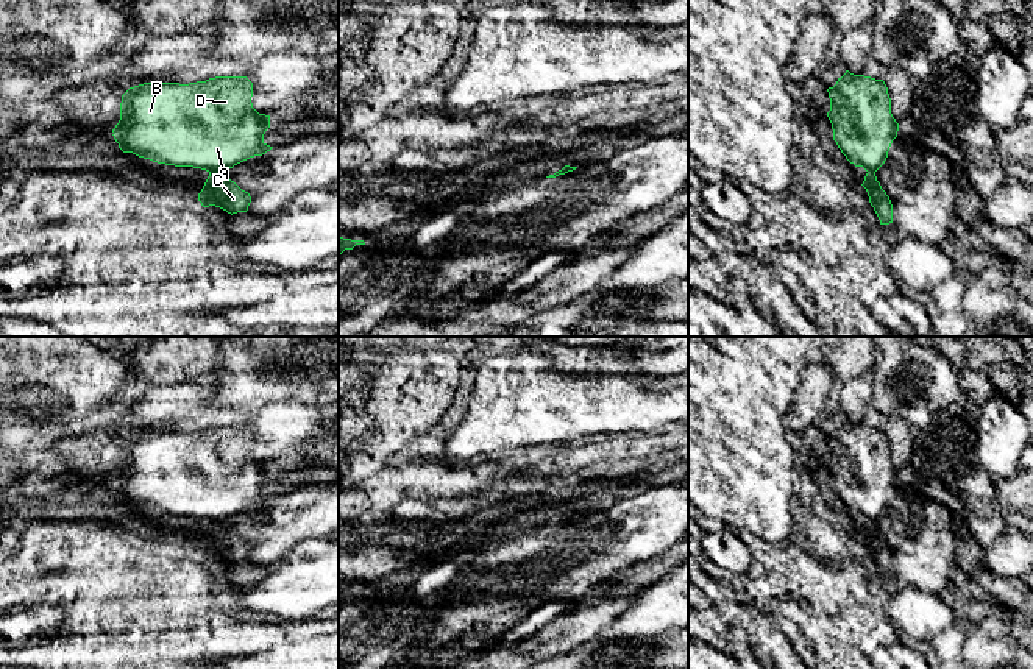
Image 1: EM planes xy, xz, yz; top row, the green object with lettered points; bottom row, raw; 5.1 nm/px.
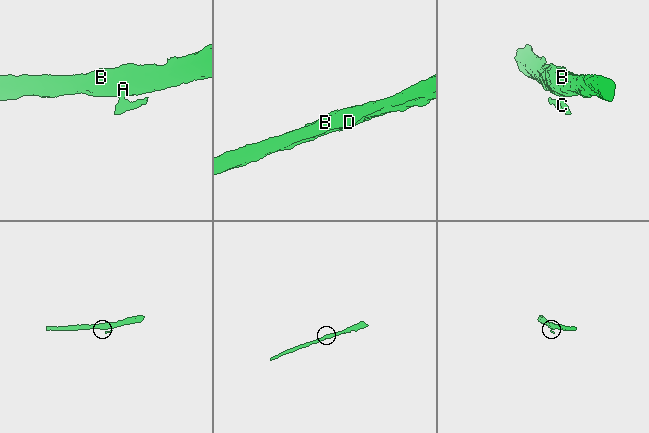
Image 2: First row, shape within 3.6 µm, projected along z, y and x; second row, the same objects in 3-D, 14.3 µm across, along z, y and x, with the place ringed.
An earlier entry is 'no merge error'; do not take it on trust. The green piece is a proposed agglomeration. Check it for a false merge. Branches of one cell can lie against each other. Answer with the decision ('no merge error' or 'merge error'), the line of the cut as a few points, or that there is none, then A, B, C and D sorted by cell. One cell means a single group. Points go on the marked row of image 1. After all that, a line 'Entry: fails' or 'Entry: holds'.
merge error; cut xy (220, 172), (209, 173); groups A B D / C
Entry: fails

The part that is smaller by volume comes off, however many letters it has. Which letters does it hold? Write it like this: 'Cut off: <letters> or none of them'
Cut off: C

